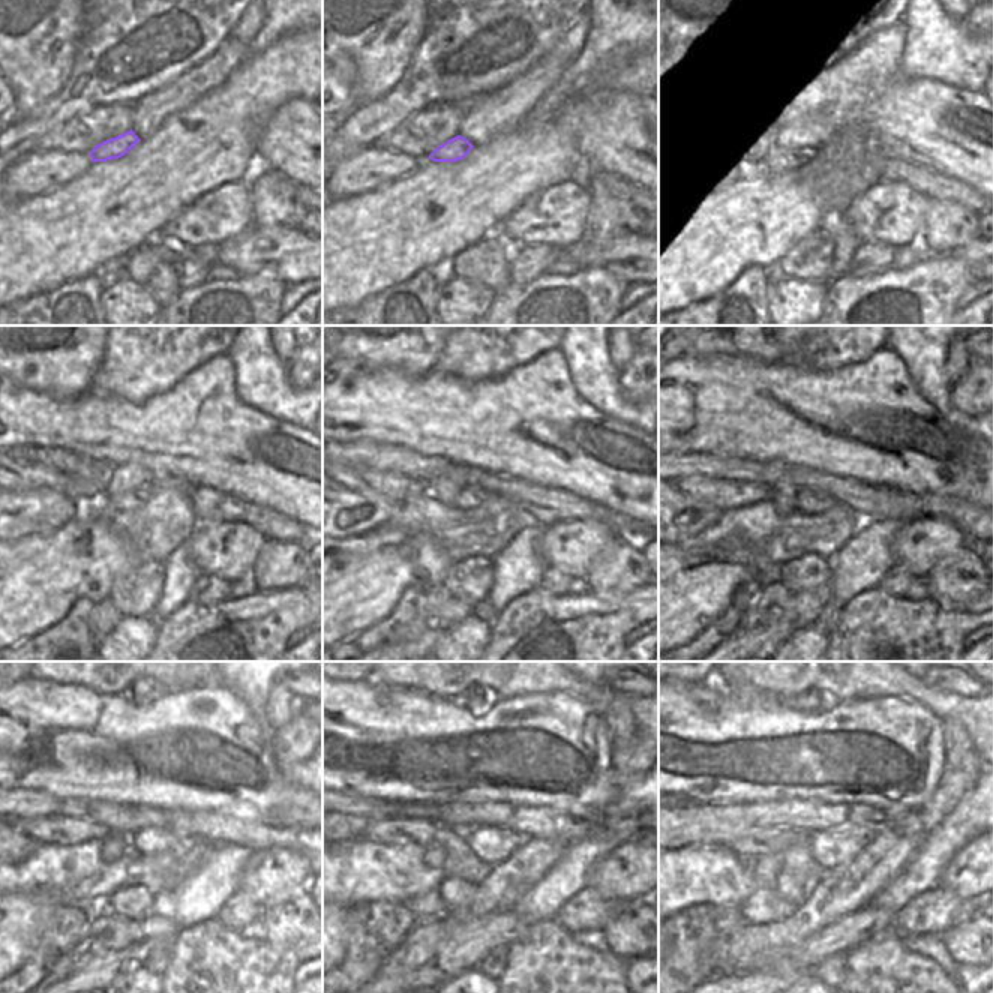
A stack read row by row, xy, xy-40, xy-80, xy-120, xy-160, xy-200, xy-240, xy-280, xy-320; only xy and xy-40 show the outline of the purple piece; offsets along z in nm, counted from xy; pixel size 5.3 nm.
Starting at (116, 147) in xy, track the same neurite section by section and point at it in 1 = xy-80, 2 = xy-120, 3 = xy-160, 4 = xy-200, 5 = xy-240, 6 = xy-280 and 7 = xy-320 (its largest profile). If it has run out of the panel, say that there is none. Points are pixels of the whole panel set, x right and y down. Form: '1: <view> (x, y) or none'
1: xy-80 (789, 158)
2: xy-120 (132, 498)
3: xy-160 (470, 497)
4: xy-200 (810, 501)
5: xy-240 (146, 840)
6: xy-280 (492, 846)
7: xy-320 (834, 848)

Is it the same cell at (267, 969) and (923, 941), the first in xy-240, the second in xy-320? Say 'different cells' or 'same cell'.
different cells

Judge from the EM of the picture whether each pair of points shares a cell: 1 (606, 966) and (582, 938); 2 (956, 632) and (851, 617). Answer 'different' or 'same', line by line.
1: different
2: same

